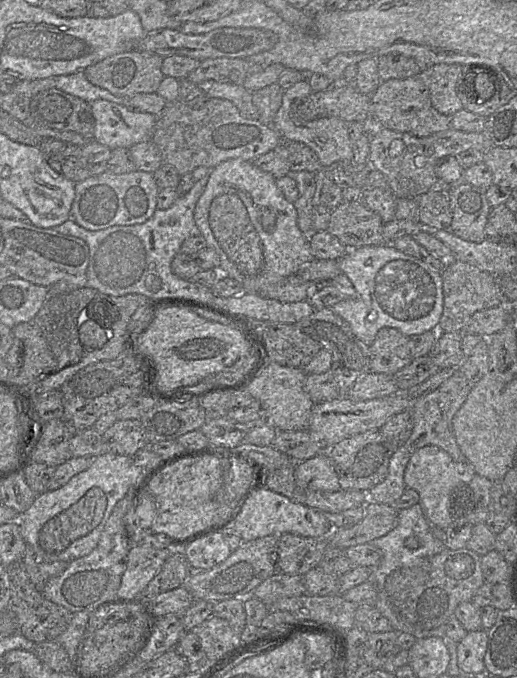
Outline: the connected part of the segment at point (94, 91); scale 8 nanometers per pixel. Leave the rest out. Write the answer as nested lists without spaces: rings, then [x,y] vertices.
[[[83,71],[54,77],[55,87],[65,93],[78,97],[88,103],[95,100],[107,100],[124,105],[124,98],[99,88],[88,81]]]

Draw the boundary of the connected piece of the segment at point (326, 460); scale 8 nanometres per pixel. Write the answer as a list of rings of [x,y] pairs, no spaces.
[[[327,453],[296,462],[295,481],[301,490],[336,492],[341,490],[339,478]]]

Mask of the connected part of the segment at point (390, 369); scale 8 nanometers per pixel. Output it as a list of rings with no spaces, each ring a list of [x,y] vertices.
[[[384,327],[370,345],[370,371],[394,375],[412,360],[410,337],[396,328]]]

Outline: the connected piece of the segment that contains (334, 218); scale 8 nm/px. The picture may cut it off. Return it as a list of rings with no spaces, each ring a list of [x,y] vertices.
[[[359,201],[342,202],[332,210],[328,232],[348,249],[386,244],[381,216]]]

